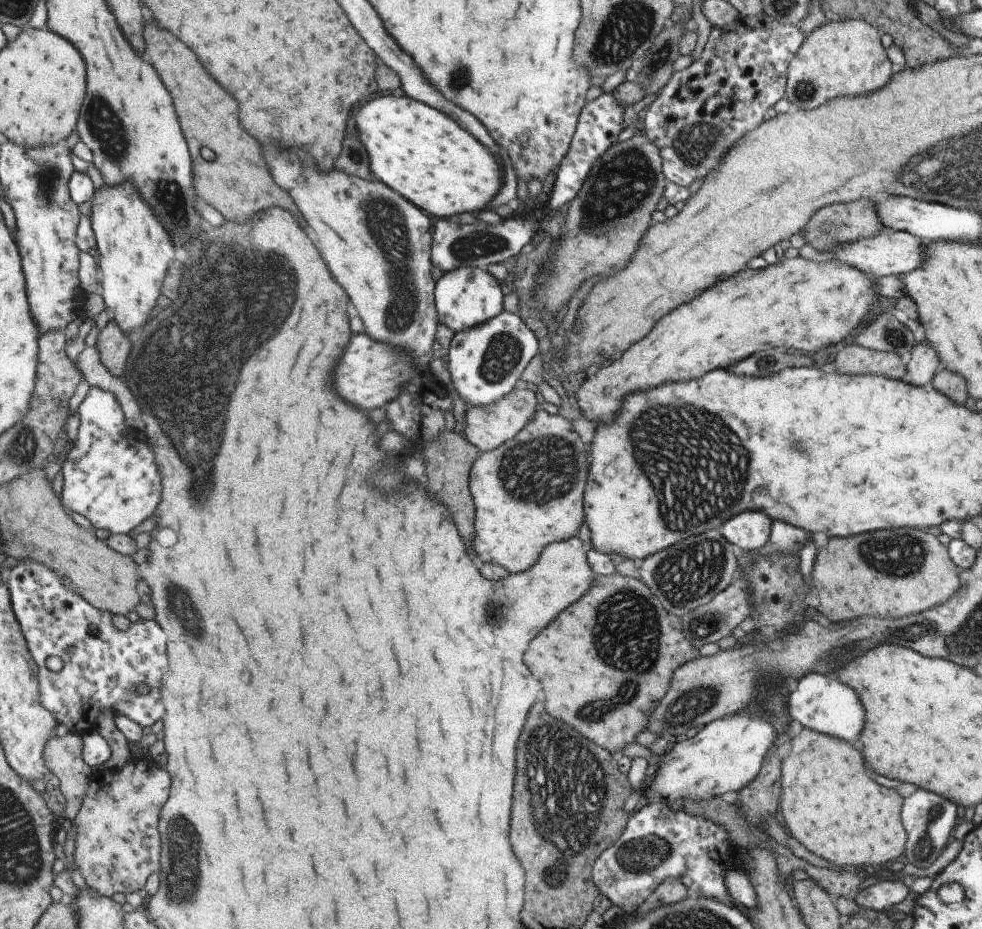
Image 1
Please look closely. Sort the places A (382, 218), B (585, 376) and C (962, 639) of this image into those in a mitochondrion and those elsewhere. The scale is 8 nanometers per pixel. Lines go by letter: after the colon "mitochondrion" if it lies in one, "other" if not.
A: mitochondrion
B: other
C: mitochondrion

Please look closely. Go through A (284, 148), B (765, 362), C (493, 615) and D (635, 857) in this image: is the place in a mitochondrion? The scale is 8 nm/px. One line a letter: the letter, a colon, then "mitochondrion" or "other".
A: other
B: mitochondrion
C: mitochondrion
D: mitochondrion

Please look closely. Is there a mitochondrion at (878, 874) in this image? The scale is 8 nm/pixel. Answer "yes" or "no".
no

